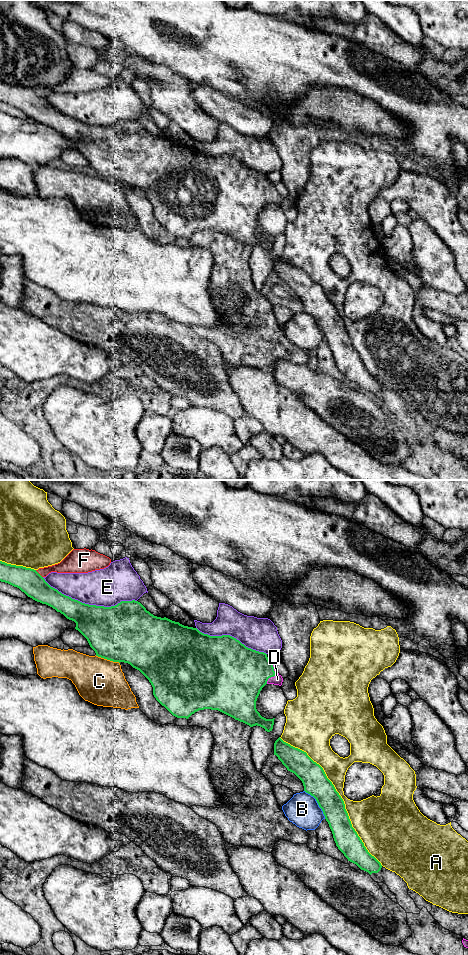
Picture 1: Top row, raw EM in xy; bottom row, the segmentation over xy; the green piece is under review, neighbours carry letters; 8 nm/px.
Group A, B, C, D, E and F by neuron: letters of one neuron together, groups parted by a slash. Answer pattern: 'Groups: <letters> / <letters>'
Groups: A / B / C / D / E / F

